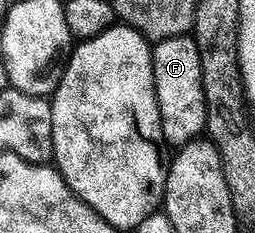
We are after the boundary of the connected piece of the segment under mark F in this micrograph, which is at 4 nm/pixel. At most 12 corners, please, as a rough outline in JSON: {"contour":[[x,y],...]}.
{"contour":[[190,33],[152,45],[164,143],[207,129],[201,56]]}

